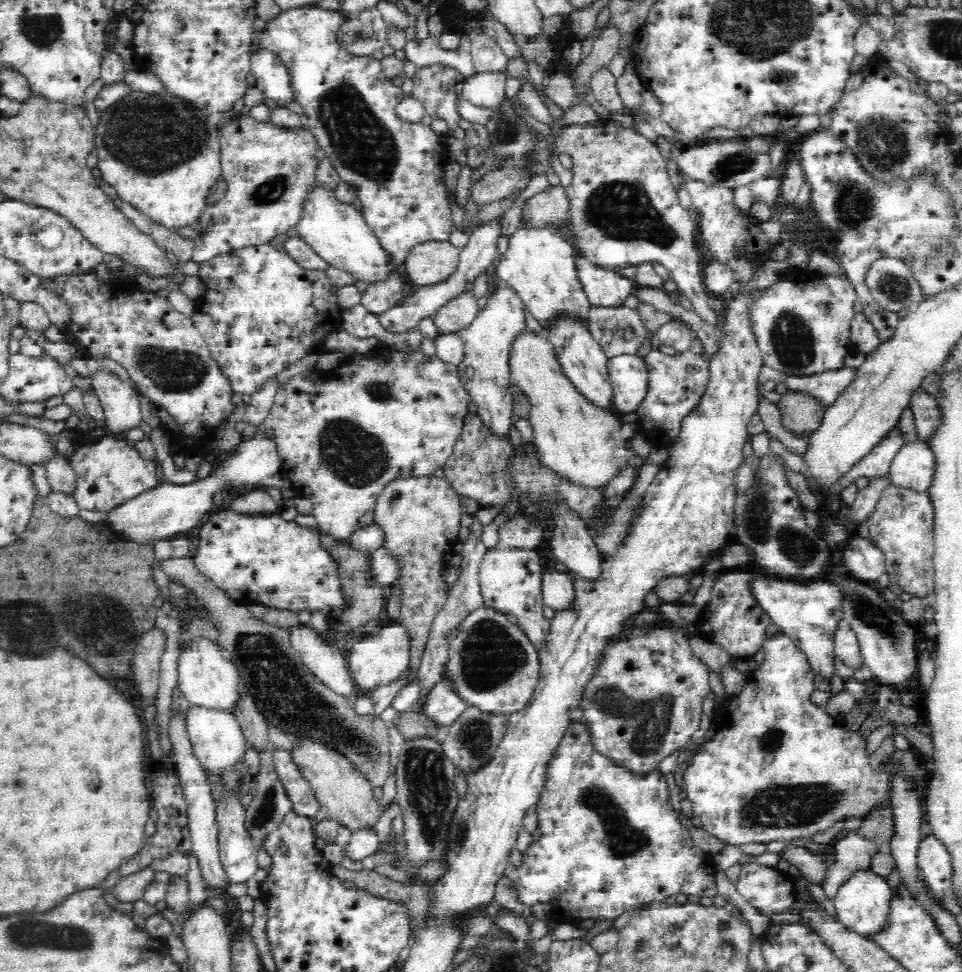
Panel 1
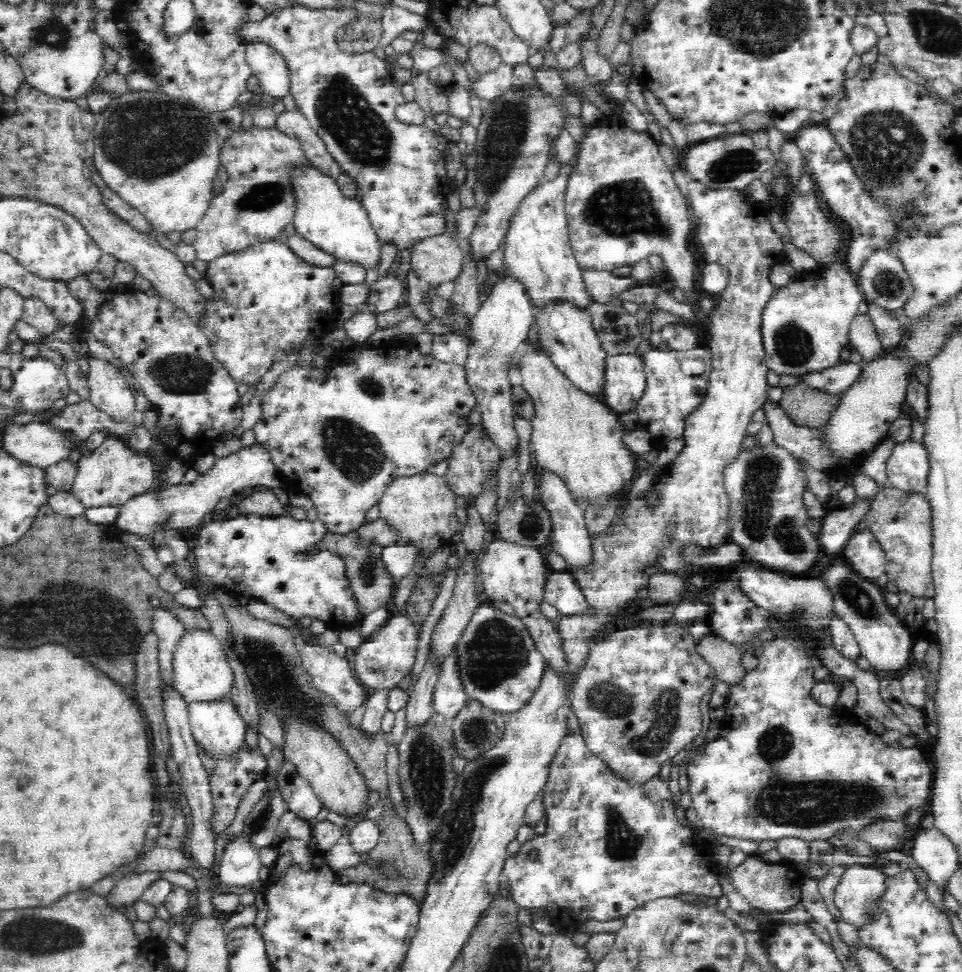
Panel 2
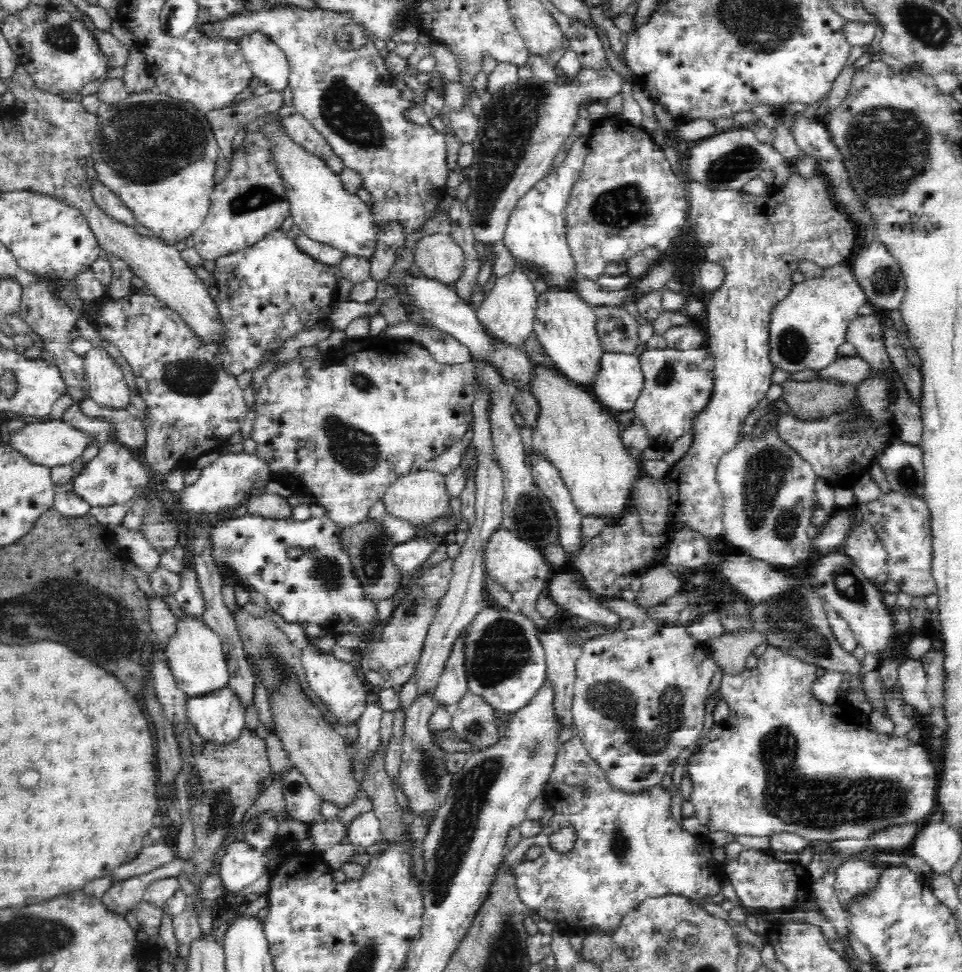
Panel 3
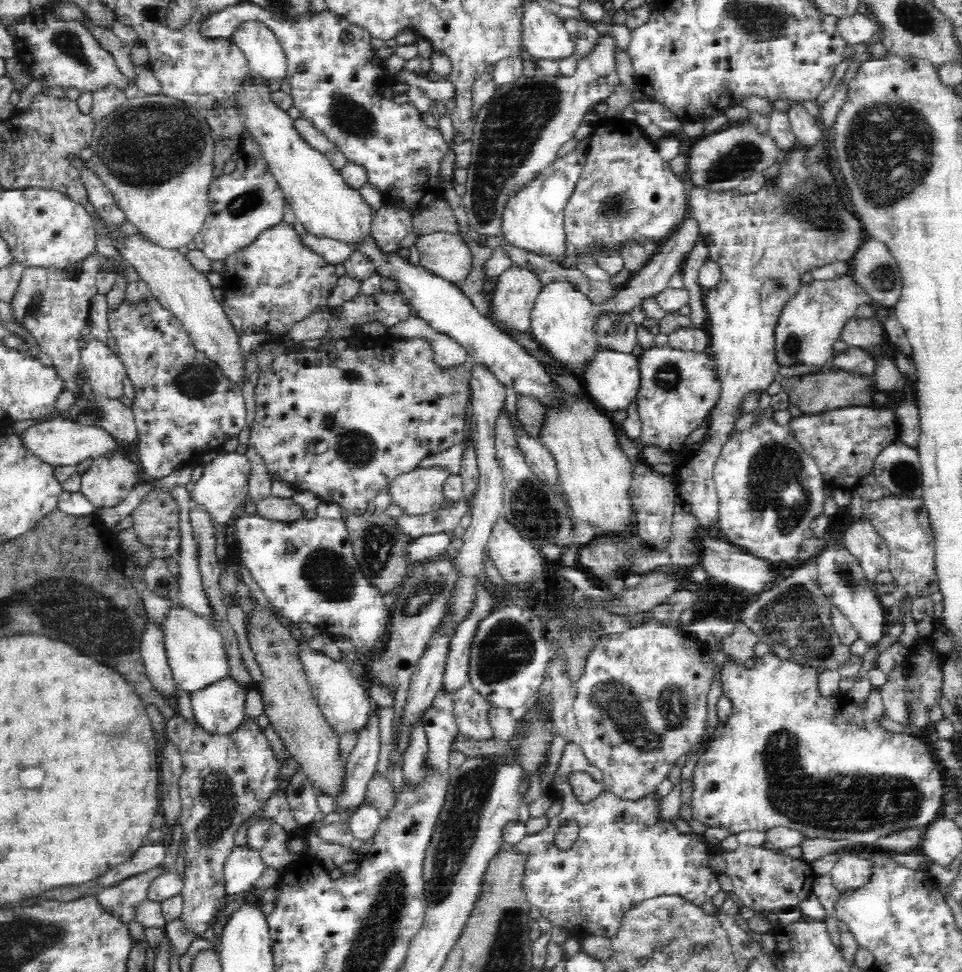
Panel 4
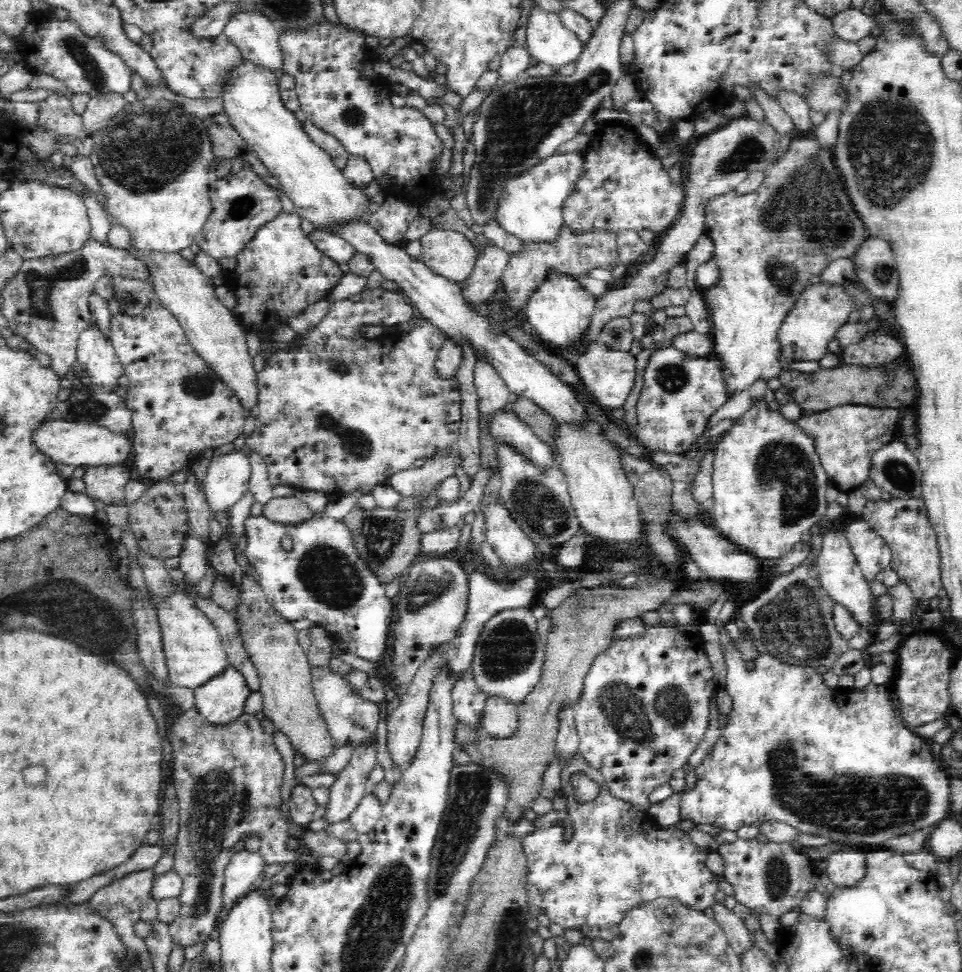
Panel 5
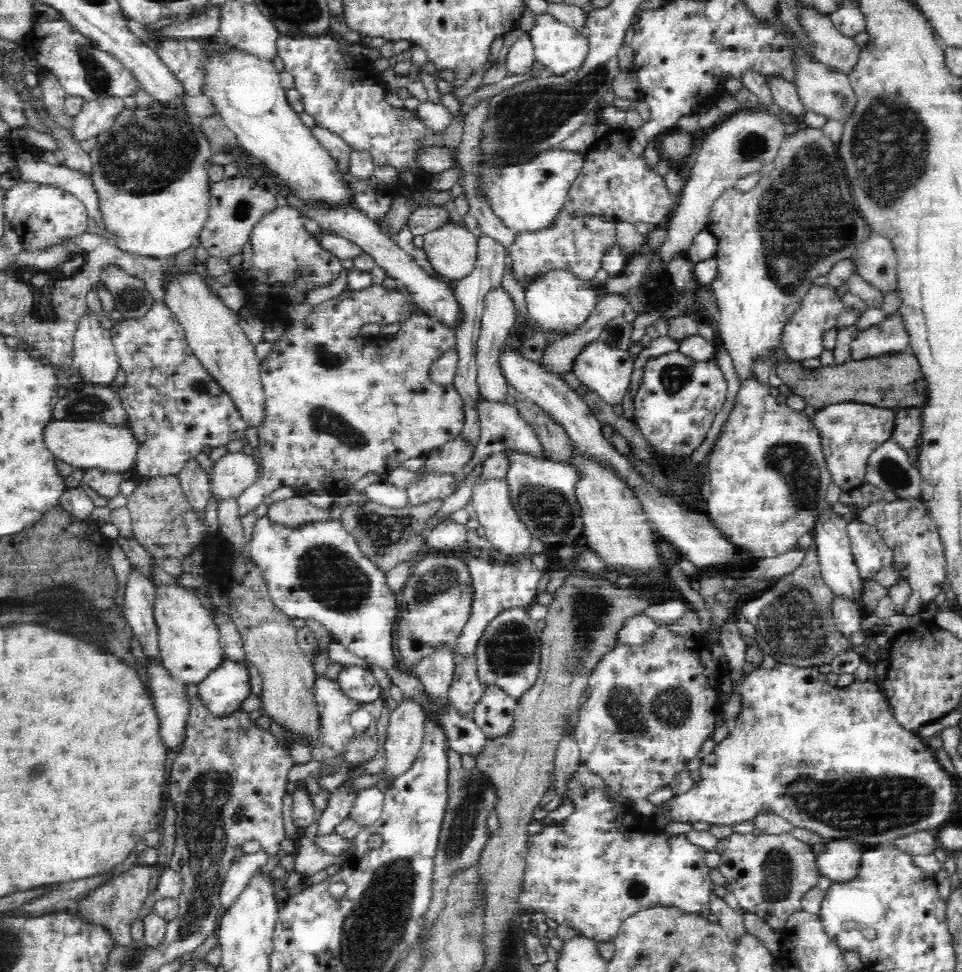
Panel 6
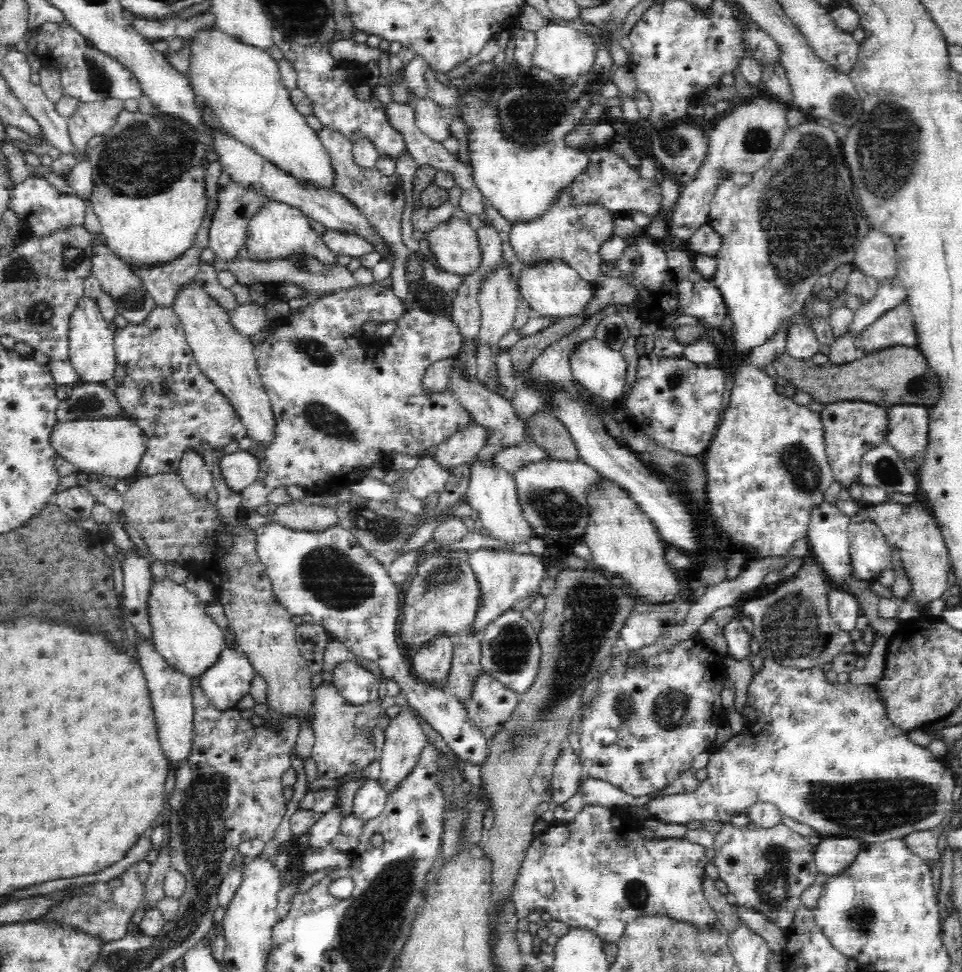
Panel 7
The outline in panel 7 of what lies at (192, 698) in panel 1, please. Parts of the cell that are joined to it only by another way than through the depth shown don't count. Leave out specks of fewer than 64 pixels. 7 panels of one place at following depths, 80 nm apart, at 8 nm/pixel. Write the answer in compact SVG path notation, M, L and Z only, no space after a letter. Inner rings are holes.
M167 575L162 580L153 580L145 598L148 611L151 639L170 666L198 678L211 664L216 662L225 647L225 632L206 613L206 605L183 584L177 584Z

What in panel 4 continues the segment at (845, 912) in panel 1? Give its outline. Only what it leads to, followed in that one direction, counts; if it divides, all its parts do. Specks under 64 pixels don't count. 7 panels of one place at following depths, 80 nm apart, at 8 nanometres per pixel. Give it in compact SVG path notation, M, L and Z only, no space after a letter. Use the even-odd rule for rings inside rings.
M865 851L844 853L832 866L830 874L838 892L846 892L869 881L871 862Z

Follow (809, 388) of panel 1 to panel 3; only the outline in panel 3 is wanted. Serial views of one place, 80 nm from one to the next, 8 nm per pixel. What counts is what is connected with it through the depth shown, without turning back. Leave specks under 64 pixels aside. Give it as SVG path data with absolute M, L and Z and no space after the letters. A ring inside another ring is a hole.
M858 353L850 356L838 356L826 368L818 371L818 377L834 377L840 383L864 382L872 376L873 368L868 361L864 361Z

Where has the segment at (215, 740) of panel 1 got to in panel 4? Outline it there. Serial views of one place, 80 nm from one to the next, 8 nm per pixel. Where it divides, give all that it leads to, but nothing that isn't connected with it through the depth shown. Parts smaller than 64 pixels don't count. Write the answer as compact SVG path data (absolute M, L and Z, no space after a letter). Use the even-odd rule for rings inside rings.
M228 674L190 693L193 716L211 733L228 734L244 718L248 688Z

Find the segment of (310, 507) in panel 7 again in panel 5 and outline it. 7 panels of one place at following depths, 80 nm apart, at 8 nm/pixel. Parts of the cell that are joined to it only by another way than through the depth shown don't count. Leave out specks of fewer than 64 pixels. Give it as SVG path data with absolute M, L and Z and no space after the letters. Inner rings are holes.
M295 497L273 498L264 505L263 516L271 522L284 525L298 525L312 519L315 512L306 502Z

